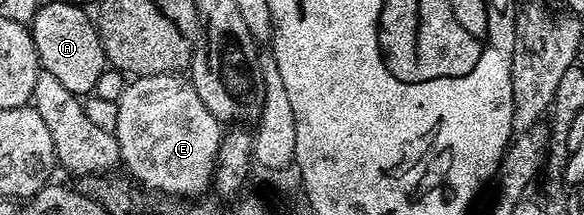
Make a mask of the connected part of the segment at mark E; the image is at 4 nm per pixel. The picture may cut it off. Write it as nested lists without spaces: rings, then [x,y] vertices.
[[[183,74],[144,75],[131,80],[117,102],[117,129],[124,167],[153,192],[194,199],[213,184],[221,122]]]

